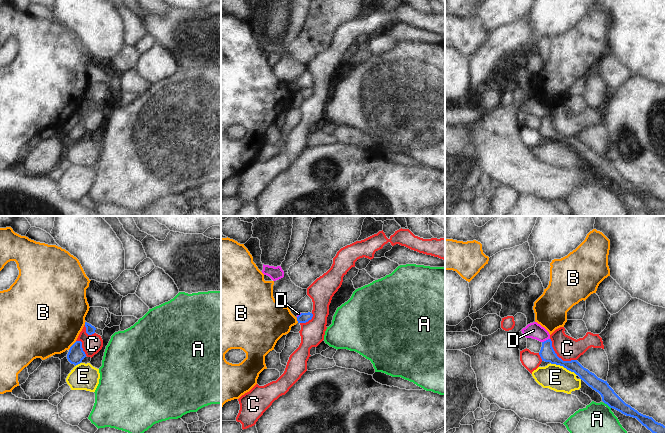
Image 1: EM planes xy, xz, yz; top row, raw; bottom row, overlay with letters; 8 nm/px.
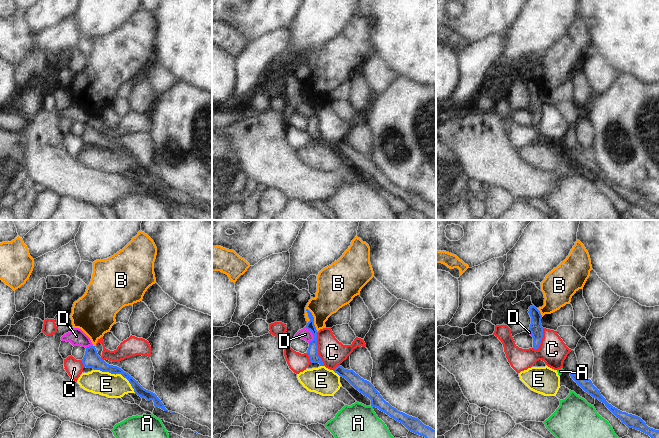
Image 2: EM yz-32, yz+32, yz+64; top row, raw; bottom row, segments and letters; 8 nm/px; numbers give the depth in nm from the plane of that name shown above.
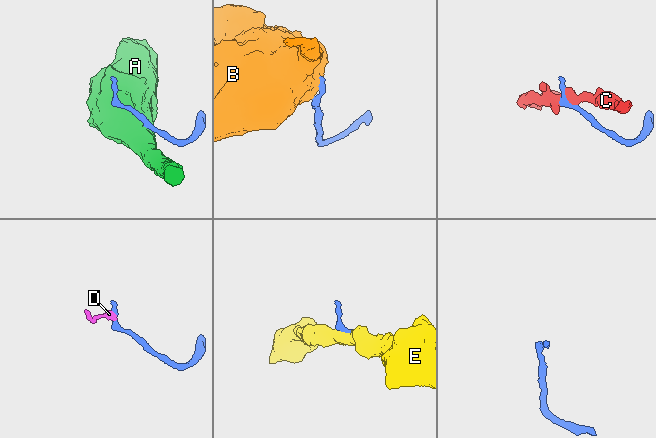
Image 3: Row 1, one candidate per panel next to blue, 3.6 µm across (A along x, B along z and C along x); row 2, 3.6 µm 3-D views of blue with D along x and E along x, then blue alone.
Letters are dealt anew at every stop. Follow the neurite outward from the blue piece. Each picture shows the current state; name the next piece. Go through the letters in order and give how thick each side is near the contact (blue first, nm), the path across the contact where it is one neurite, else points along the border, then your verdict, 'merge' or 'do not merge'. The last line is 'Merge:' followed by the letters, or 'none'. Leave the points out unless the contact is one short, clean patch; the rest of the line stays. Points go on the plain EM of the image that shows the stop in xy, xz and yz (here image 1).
A: 120 nm thick on the blue side, 400 nm on the other; do not merge
B: 130 nm thick on the blue side, 500 nm on the other; border along xy (76, 117), (68, 125); do not merge
C: 120 nm thick on the blue side, 190 nm on the other; border along yz (550, 114), (552, 124), (559, 133), (563, 136), (576, 136); do not merge
D: 120 nm thick on the blue side, 130 nm on the other; border along yz (549, 114), (542, 118); do not merge
E: 120 nm thick on the blue side, 200 nm on the other; border along yz (550, 138), (562, 141), (576, 151); do not merge
Merge: none

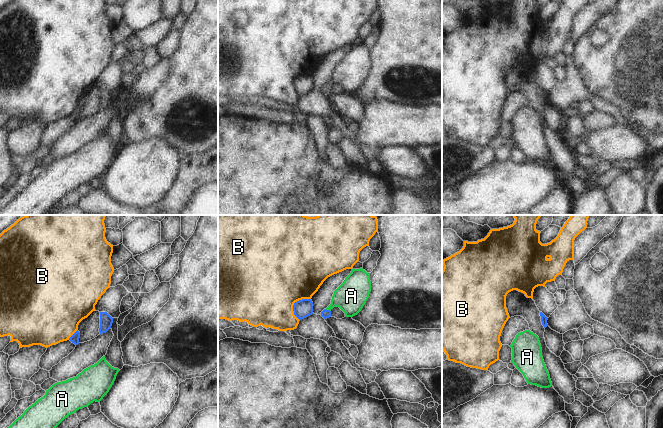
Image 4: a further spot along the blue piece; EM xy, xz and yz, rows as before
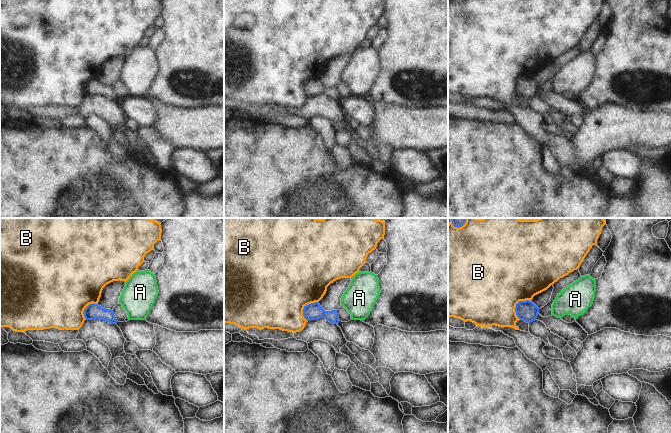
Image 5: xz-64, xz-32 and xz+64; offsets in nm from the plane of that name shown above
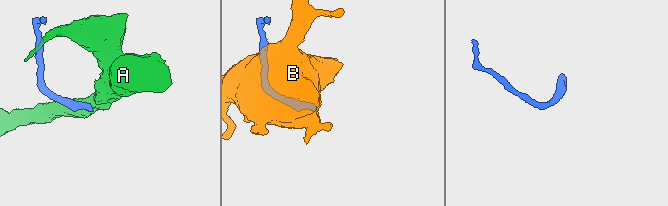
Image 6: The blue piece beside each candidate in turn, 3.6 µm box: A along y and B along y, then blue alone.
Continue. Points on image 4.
A: 70 nm thick on the blue side, 240 nm on the other; runs through xz (325, 89), (328, 86), (339, 75), (351, 72); merge
B: 150 nm thick on the blue side, 480 nm on the other; do not merge
Merge: A

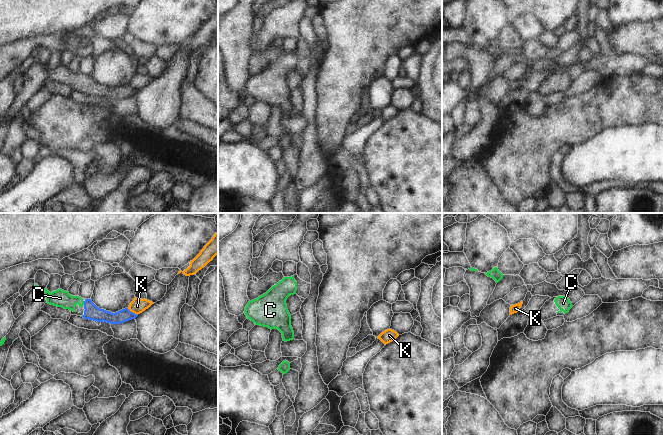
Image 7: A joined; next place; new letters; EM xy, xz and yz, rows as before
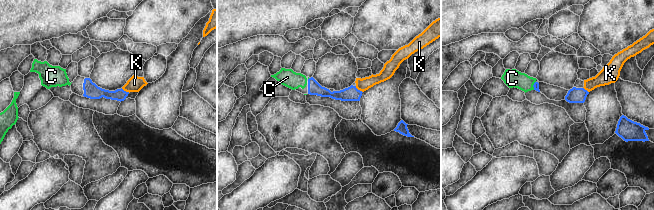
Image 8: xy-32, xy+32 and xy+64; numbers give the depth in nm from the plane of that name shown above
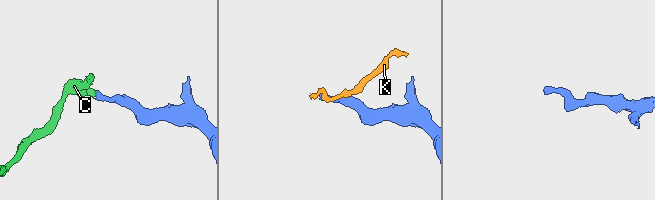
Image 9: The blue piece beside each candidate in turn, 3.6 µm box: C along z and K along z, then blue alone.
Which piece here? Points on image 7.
C: 120 nm thick on the blue side, 140 nm on the other; runs through xy (92, 88), (84, 79), (78, 76), (60, 74); merge
K: 100 nm thick on the blue side, 120 nm on the other; border along xy (127, 84), (137, 91); do not merge
Merge: C

